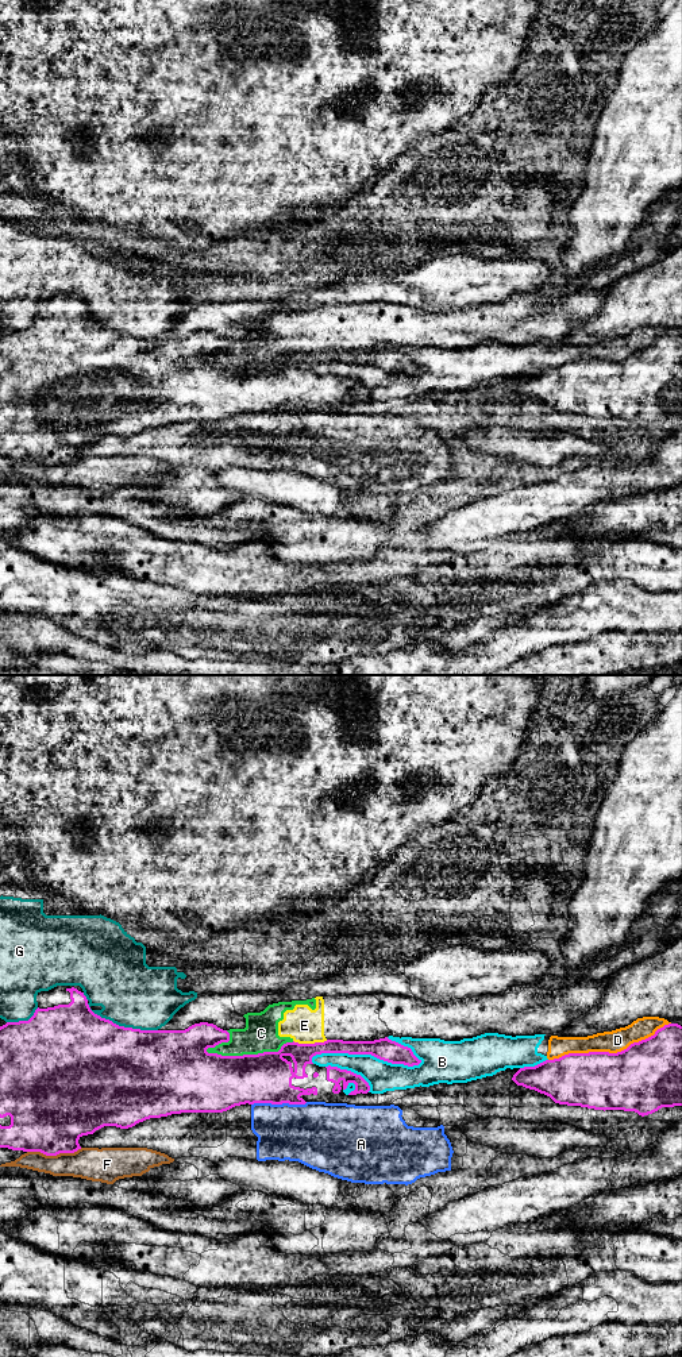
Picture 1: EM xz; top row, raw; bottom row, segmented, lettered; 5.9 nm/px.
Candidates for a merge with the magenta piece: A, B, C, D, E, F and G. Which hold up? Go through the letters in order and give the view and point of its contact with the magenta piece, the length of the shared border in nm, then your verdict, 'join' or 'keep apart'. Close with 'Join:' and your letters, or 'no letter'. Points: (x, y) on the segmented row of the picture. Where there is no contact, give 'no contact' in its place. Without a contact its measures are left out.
A: xz (278, 1103) | 340 nm | keep apart
B: xz (365, 1053) | 650 nm | keep apart
C: xz (249, 1055) | 550 nm | keep apart
D: xz (608, 1052) | 750 nm | keep apart
E: xz (309, 1044) | 200 nm | keep apart
F: xz (54, 1155) | 320 nm | keep apart
G: xz (122, 1026) | 460 nm | keep apart
Join: no letter

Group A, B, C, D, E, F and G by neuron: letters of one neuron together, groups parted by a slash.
A / B D / C E / F / G

